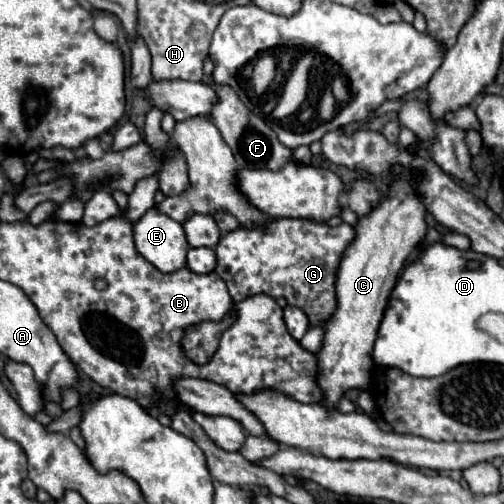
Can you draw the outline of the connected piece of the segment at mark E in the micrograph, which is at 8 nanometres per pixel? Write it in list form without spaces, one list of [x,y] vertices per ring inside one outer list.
[[[150,209],[134,225],[134,243],[140,255],[162,273],[186,267],[188,241],[184,227],[156,209]]]

